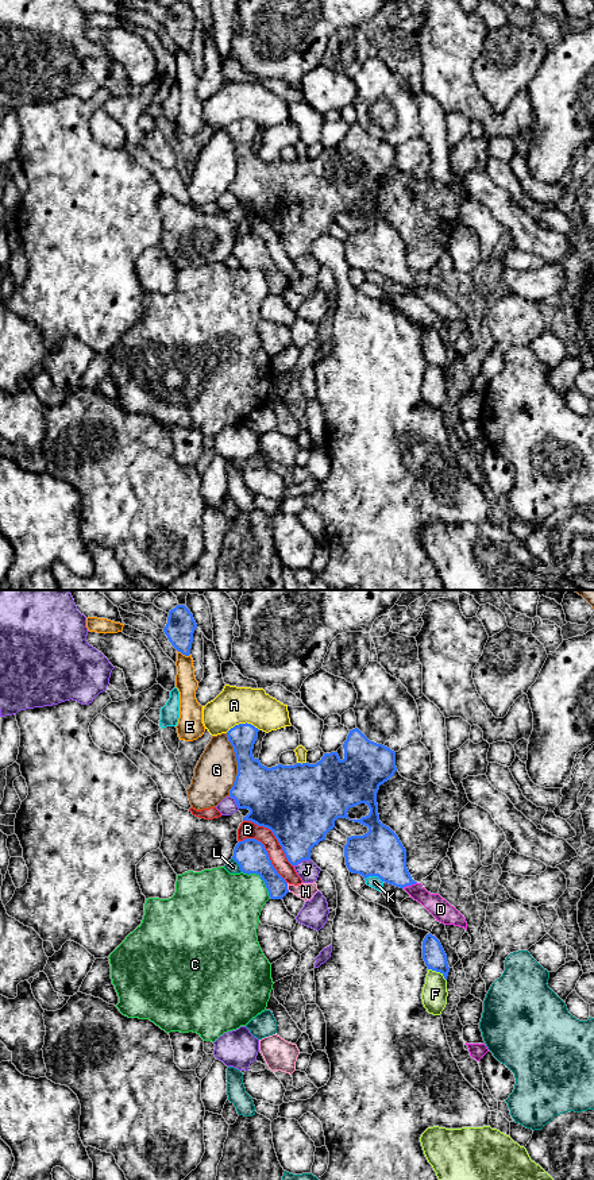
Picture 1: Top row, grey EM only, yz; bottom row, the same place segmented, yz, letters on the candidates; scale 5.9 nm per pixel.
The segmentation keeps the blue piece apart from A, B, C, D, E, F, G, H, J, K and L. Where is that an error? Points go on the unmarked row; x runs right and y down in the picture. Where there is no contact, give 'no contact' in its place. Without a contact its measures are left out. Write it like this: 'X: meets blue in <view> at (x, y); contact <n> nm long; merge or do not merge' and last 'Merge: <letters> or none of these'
A: meets blue in yz at (242, 119); contact 200 nm long; do not merge
B: meets blue in yz at (273, 228); contact 420 nm long; do not merge
C: meets blue in yz at (261, 273); contact 240 nm long; do not merge
D: meets blue in yz at (409, 280); contact 90 nm long; merge
E: meets blue in yz at (184, 49); contact 90 nm long; do not merge
F: meets blue in yz at (438, 366); contact 130 nm long; do not merge
G: meets blue in yz at (238, 159); contact 380 nm long; do not merge
H: meets blue in yz at (286, 282); contact 60 nm long; do not merge
J: meets blue in yz at (301, 255); contact 100 nm long; do not merge
K: meets blue in yz at (374, 270); contact 110 nm long; do not merge
L: meets blue in yz at (238, 258); contact 110 nm long; do not merge
Merge: D

